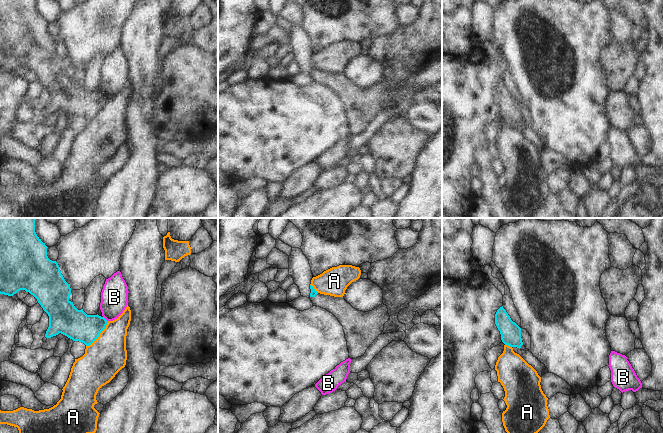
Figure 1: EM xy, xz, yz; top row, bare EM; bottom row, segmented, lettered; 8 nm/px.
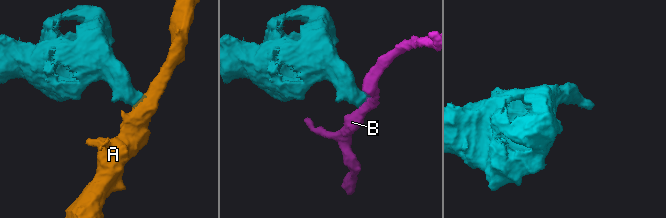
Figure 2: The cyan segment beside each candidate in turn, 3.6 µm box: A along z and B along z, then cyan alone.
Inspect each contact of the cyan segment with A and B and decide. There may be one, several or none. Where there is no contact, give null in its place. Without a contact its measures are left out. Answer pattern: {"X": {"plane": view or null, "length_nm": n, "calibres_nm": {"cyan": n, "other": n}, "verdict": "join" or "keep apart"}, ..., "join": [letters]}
{"A": {"plane": "xy", "length_nm": 280, "calibres_nm": {"cyan": 240, "other": 320}, "verdict": "keep apart"}, "B": {"plane": "xy", "length_nm": 60, "calibres_nm": {"cyan": 240, "other": 220}, "verdict": "keep apart"}, "join": []}

